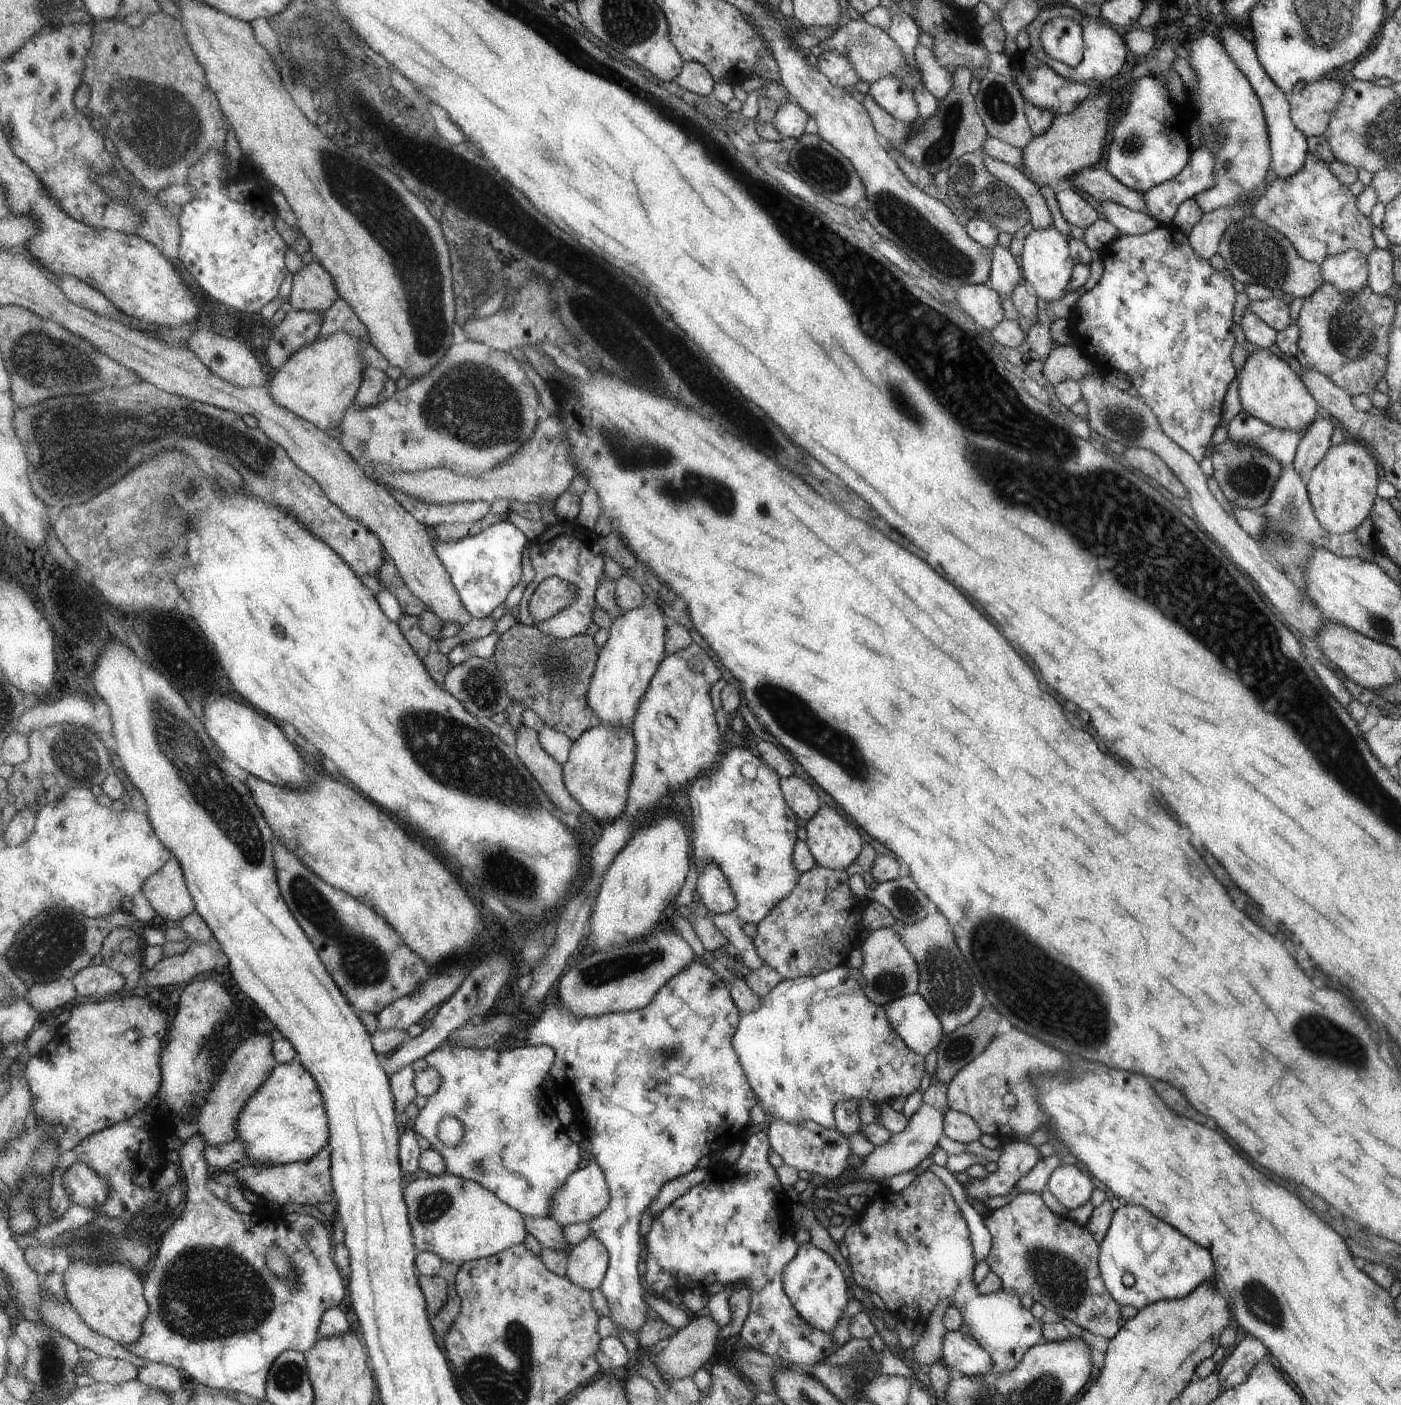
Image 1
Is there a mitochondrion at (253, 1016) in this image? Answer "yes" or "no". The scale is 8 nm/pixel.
no

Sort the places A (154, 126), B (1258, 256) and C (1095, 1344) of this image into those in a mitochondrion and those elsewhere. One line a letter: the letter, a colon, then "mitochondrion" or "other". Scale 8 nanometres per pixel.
A: mitochondrion
B: mitochondrion
C: other

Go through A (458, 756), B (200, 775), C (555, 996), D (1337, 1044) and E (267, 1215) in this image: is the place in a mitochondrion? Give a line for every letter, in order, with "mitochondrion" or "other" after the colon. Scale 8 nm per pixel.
A: mitochondrion
B: mitochondrion
C: other
D: mitochondrion
E: other

